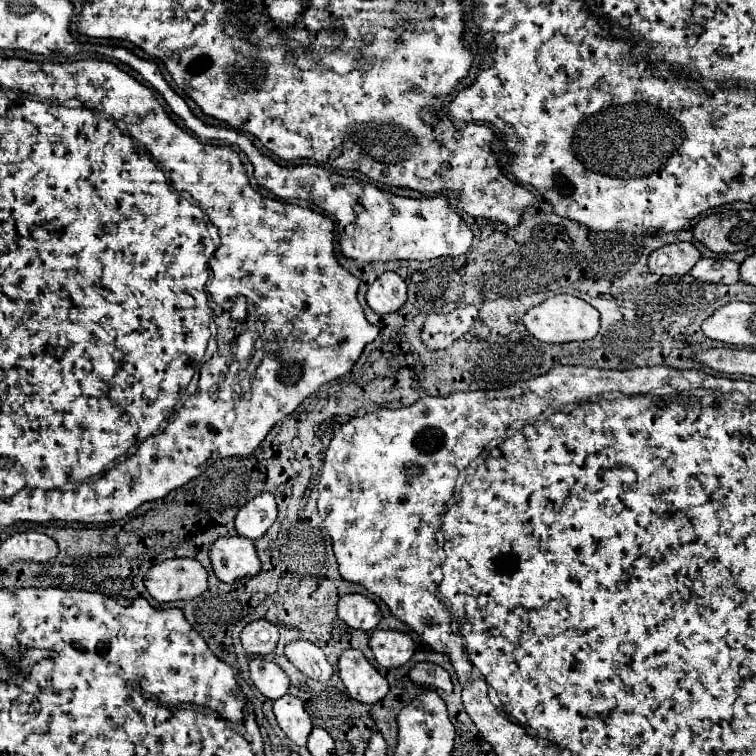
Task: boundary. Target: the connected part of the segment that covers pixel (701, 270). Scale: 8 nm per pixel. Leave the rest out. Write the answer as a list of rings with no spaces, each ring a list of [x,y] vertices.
[[[700,259],[690,275],[702,283],[724,283],[724,285],[730,285],[730,283],[736,283],[738,281],[738,263],[734,261],[728,261],[728,259],[722,259],[722,261],[716,261],[716,259]]]

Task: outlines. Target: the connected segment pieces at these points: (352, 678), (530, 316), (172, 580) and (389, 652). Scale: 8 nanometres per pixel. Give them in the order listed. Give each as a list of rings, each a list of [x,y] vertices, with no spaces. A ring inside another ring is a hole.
[[[356,649],[344,651],[344,655],[338,659],[338,671],[348,695],[360,703],[378,703],[388,693],[386,679]]]
[[[556,295],[540,305],[532,307],[524,317],[522,317],[526,329],[530,335],[534,335],[538,341],[544,343],[570,343],[570,341],[586,341],[594,339],[600,331],[600,313],[588,305],[586,301],[572,297],[572,295]]]
[[[170,559],[152,565],[144,575],[144,587],[158,603],[194,599],[208,589],[208,573],[196,559]]]
[[[376,629],[370,637],[370,647],[374,651],[376,661],[386,669],[402,667],[416,651],[416,645],[408,633],[392,629]]]

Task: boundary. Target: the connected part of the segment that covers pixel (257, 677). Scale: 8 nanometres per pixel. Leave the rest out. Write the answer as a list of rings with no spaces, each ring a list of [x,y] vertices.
[[[266,659],[250,661],[250,679],[258,687],[258,691],[272,701],[286,695],[290,687],[288,675],[276,663]]]

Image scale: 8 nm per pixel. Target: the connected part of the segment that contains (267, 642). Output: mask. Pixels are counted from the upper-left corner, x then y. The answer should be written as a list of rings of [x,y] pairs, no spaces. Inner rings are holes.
[[[266,619],[252,621],[240,633],[242,647],[248,655],[268,655],[278,643],[278,629]]]

